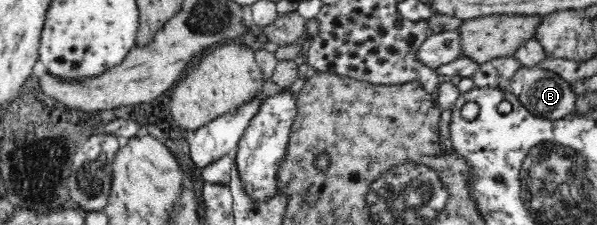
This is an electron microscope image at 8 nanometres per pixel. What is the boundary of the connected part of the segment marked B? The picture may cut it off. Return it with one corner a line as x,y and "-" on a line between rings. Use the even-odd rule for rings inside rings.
521,65
510,76
505,87
522,102
523,107
531,114
549,120
559,120
559,118
566,117
574,110
578,98
575,89
564,78
539,66
526,67

